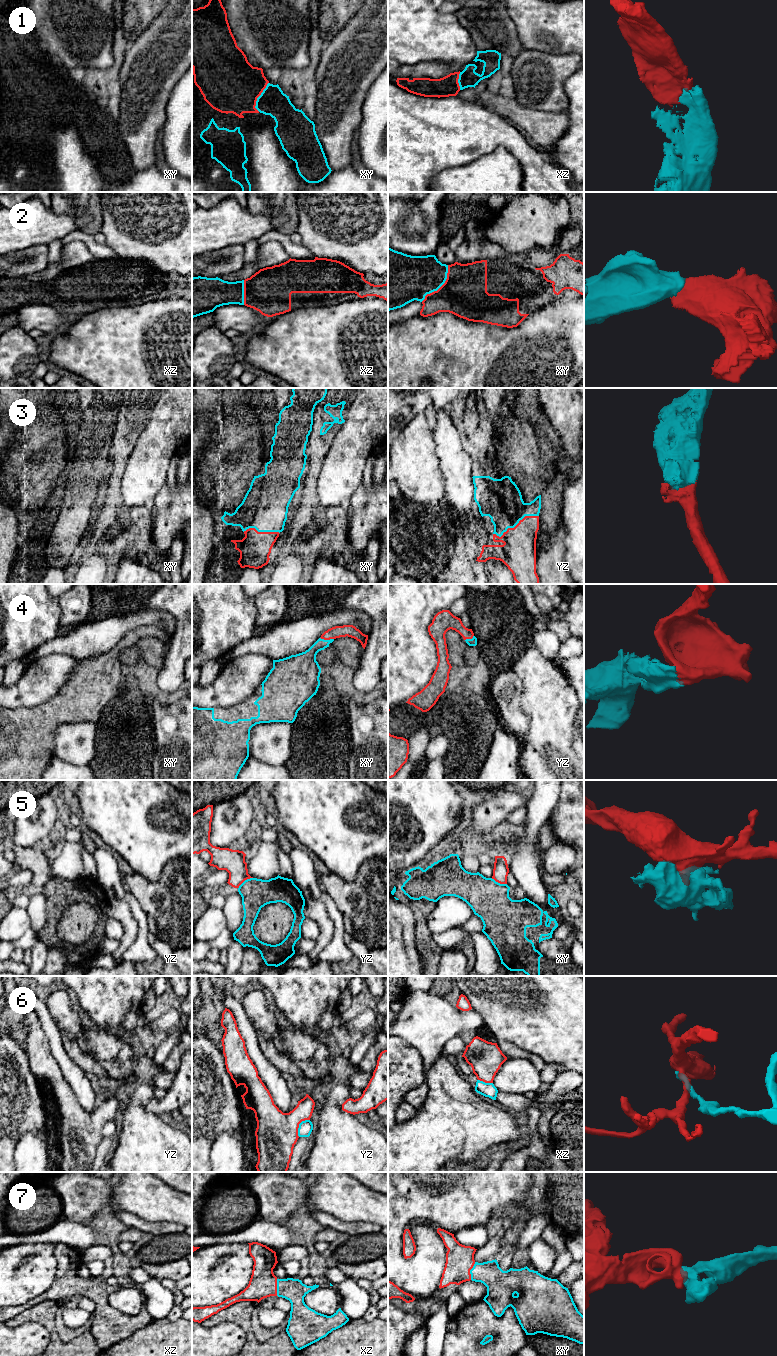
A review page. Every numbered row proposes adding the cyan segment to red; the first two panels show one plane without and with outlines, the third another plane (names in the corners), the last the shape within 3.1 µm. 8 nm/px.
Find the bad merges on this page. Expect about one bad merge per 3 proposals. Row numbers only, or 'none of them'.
5, 6

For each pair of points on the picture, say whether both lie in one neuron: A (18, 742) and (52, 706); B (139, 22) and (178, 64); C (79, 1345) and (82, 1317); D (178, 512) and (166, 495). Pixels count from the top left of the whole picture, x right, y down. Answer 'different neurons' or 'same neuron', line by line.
A: same neuron
B: different neurons
C: different neurons
D: same neuron

